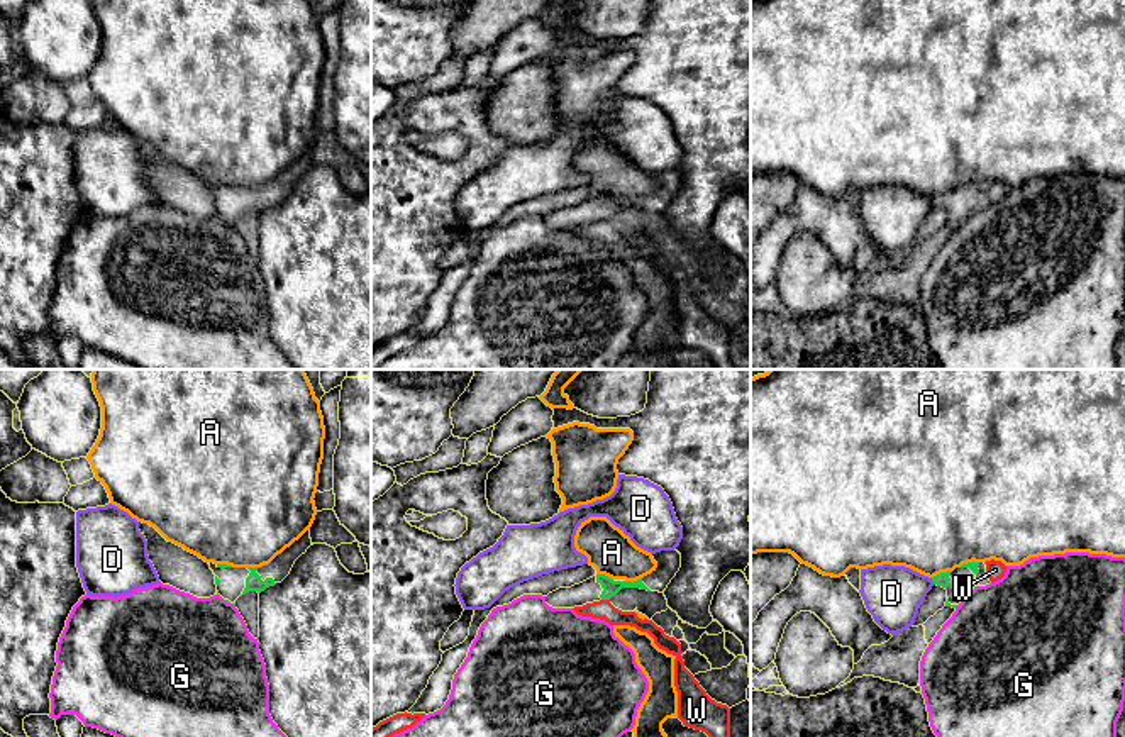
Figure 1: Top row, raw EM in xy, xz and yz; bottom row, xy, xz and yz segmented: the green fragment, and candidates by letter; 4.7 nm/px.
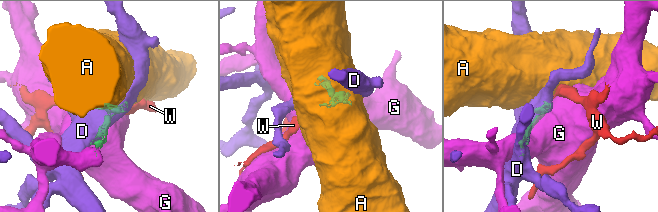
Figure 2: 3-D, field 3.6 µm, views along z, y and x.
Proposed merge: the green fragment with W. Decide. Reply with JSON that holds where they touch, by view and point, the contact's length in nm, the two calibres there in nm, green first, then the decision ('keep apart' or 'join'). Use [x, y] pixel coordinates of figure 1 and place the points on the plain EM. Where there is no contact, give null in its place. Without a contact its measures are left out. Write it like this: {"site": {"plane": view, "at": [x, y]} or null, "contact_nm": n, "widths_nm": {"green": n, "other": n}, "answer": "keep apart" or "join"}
{"site": {"plane": "xz", "at": [605, 219]}, "contact_nm": 40, "widths_nm": {"green": 80, "other": 90}, "answer": "keep apart"}

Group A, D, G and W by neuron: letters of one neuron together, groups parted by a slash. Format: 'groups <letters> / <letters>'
groups A / D / G / W

